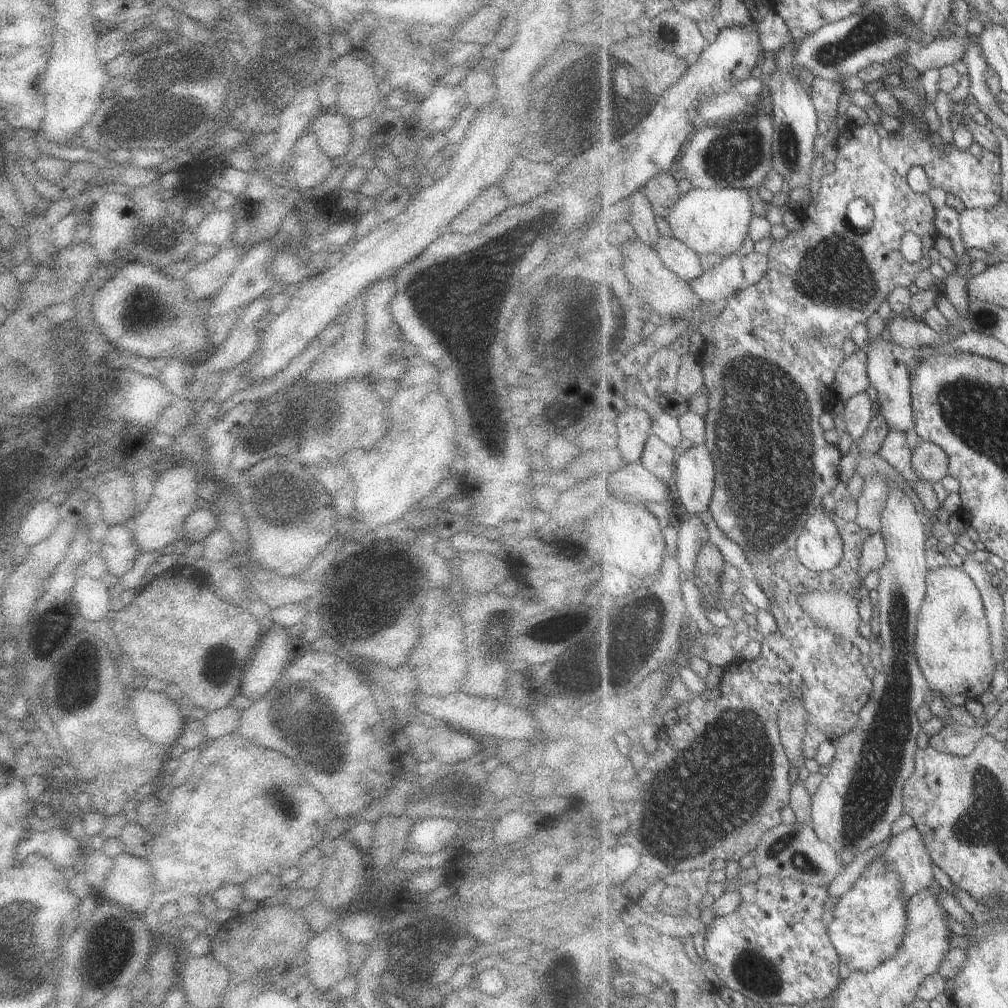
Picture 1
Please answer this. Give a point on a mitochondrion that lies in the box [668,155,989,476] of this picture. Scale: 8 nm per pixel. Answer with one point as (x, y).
(835, 272)

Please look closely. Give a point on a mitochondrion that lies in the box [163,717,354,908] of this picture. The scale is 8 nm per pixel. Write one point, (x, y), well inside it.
(277, 803)

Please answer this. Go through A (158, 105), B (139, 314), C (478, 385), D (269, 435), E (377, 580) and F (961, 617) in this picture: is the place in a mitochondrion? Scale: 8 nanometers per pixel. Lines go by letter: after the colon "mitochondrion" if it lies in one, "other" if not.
A: mitochondrion
B: other
C: other
D: mitochondrion
E: mitochondrion
F: mitochondrion

